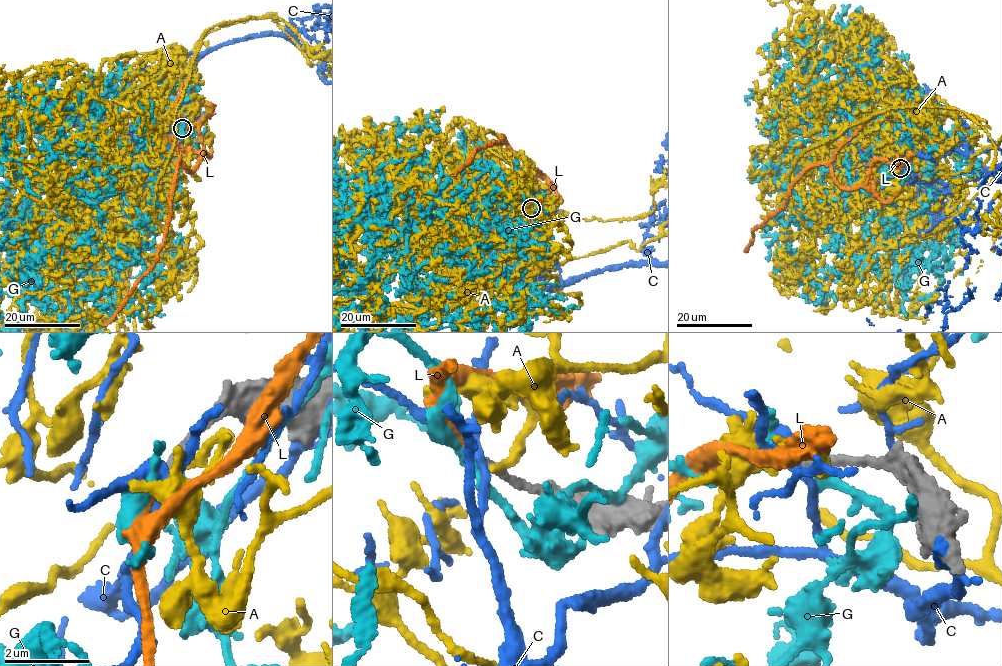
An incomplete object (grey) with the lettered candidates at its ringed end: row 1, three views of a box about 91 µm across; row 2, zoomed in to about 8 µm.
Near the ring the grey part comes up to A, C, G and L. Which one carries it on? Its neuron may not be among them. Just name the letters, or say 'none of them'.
L

